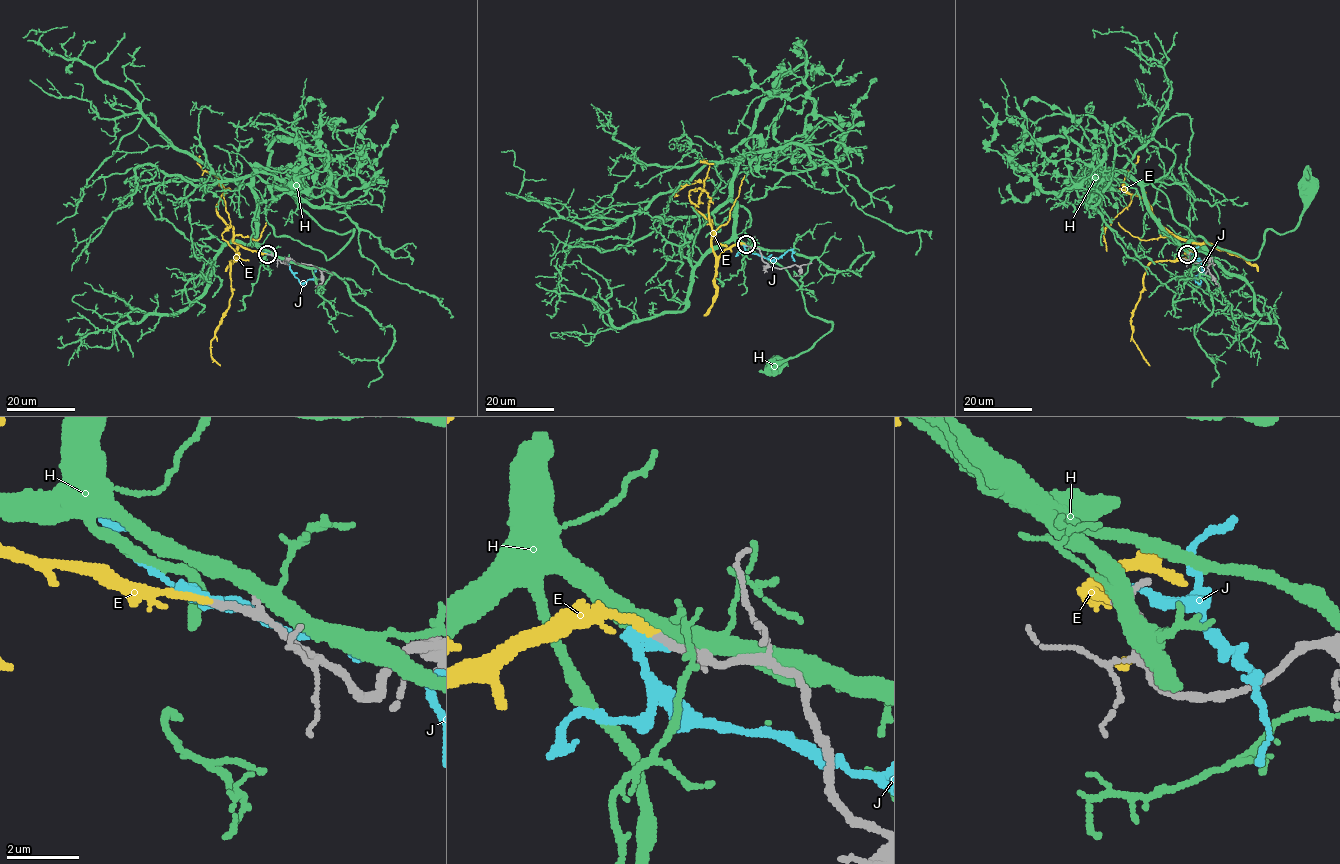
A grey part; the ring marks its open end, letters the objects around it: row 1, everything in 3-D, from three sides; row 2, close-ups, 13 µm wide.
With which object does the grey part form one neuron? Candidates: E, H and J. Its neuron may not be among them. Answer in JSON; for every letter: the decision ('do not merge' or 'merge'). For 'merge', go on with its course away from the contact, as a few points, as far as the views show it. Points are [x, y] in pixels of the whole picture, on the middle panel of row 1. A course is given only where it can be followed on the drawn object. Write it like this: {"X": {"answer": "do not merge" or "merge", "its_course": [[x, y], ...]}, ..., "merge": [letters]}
{"E": {"answer": "merge", "its_course": [[746, 244], [727, 247], [718, 256], [715, 254], [711, 223], [696, 210], [709, 165], [700, 161], [714, 164]]}, "H": {"answer": "do not merge"}, "J": {"answer": "do not merge"}, "merge": ["E"]}

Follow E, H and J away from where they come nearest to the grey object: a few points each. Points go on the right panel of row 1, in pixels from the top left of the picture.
E: (1187, 254), (1198, 245), (1178, 239), (1136, 195), (1107, 227), (1106, 251)
H: (1189, 253), (1148, 208), (1142, 182), (1167, 197), (1193, 236), (1248, 259), (1265, 233), (1294, 228), (1310, 183)
J: (1187, 254), (1195, 255), (1200, 261), (1203, 274), (1199, 283), (1192, 279), (1204, 269)

